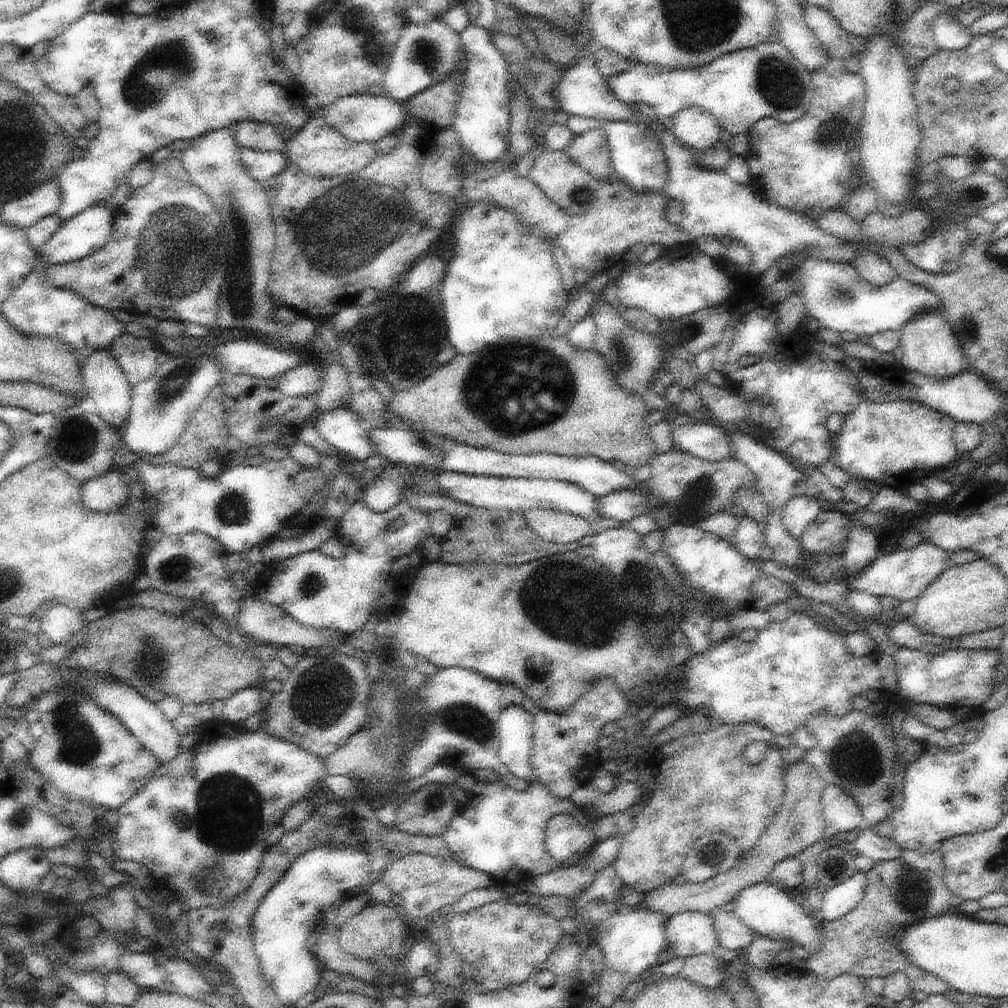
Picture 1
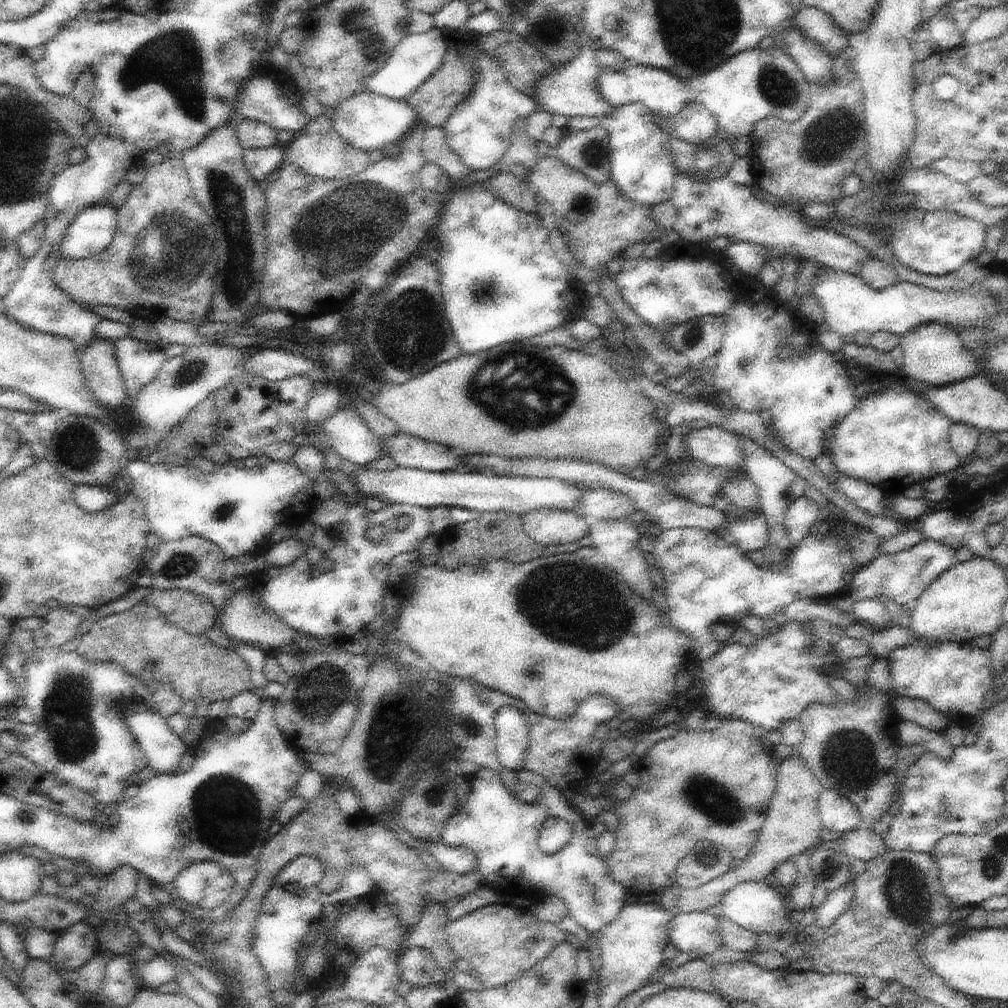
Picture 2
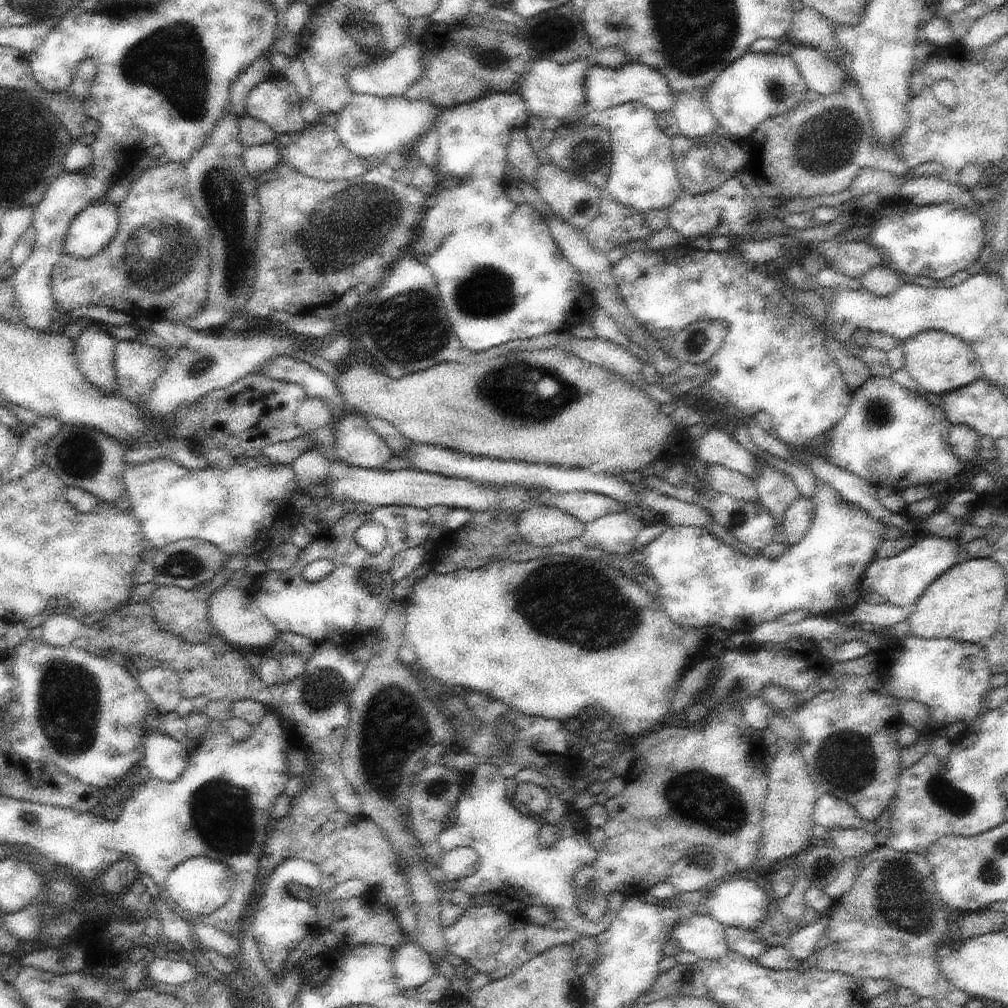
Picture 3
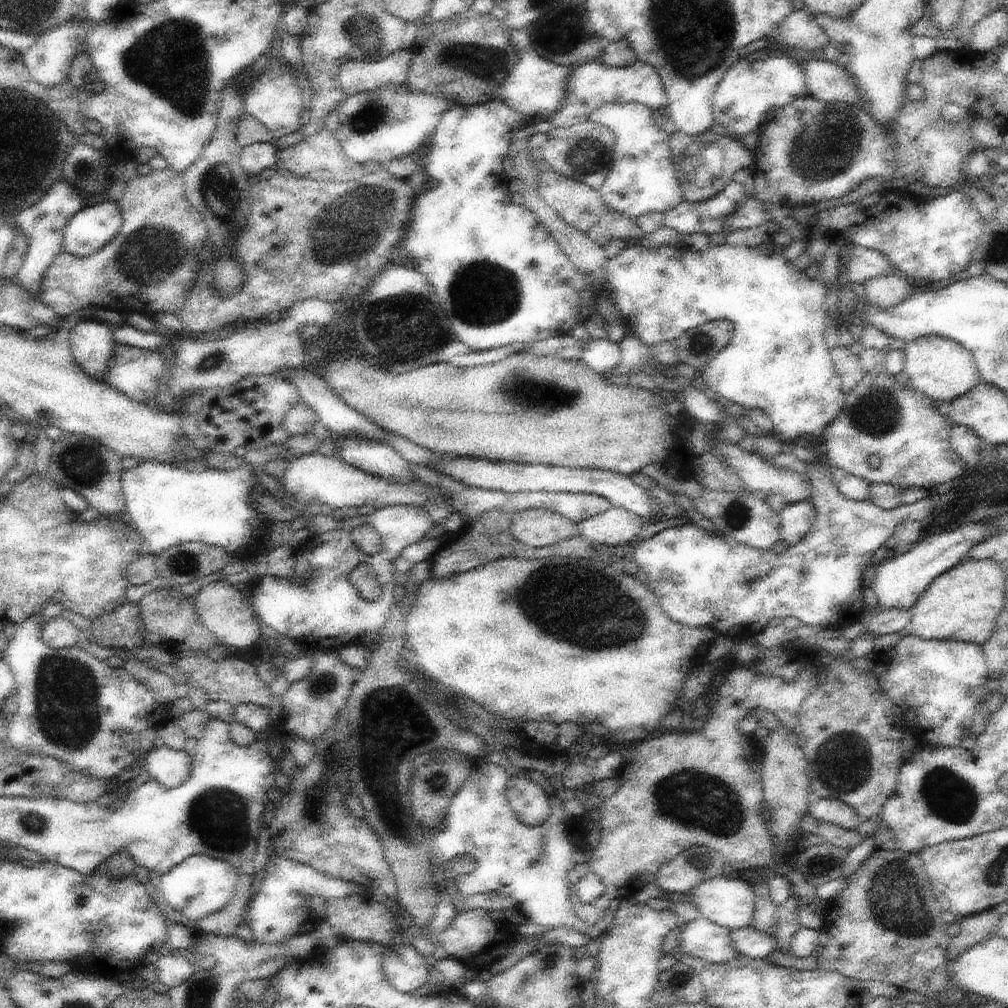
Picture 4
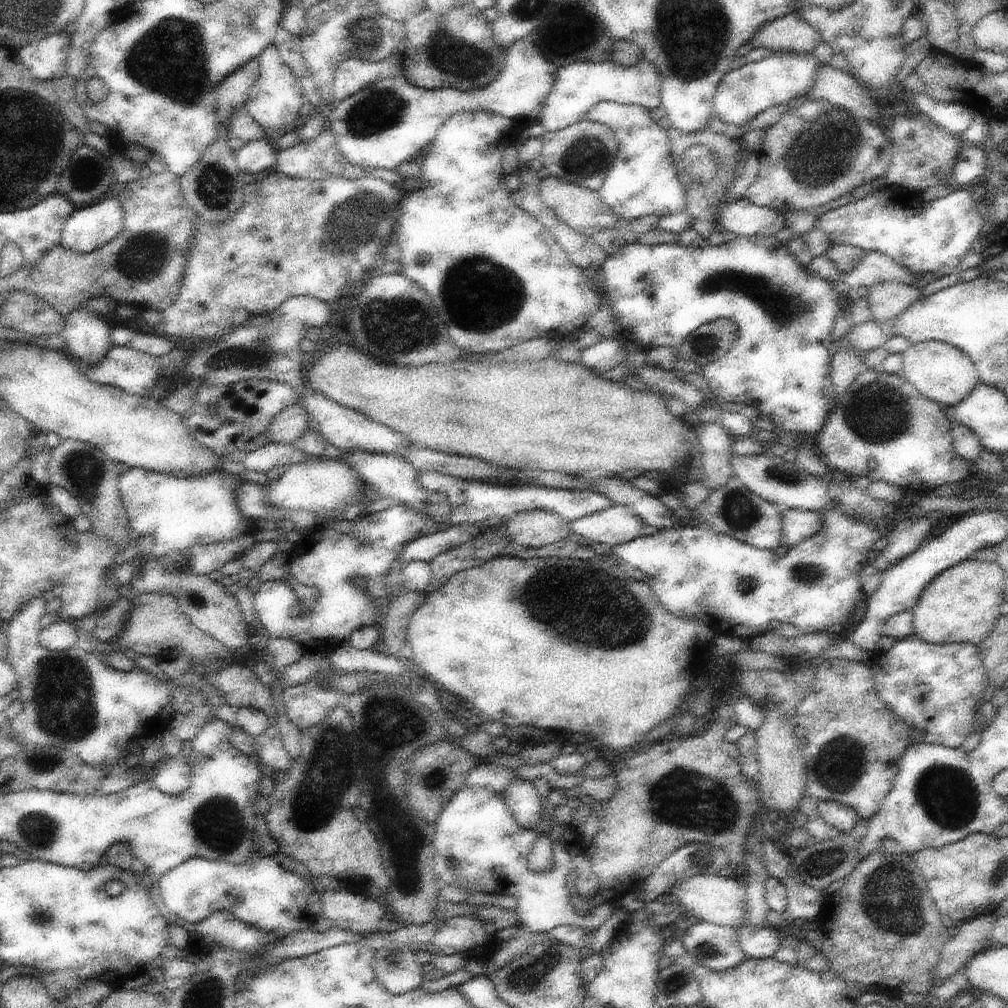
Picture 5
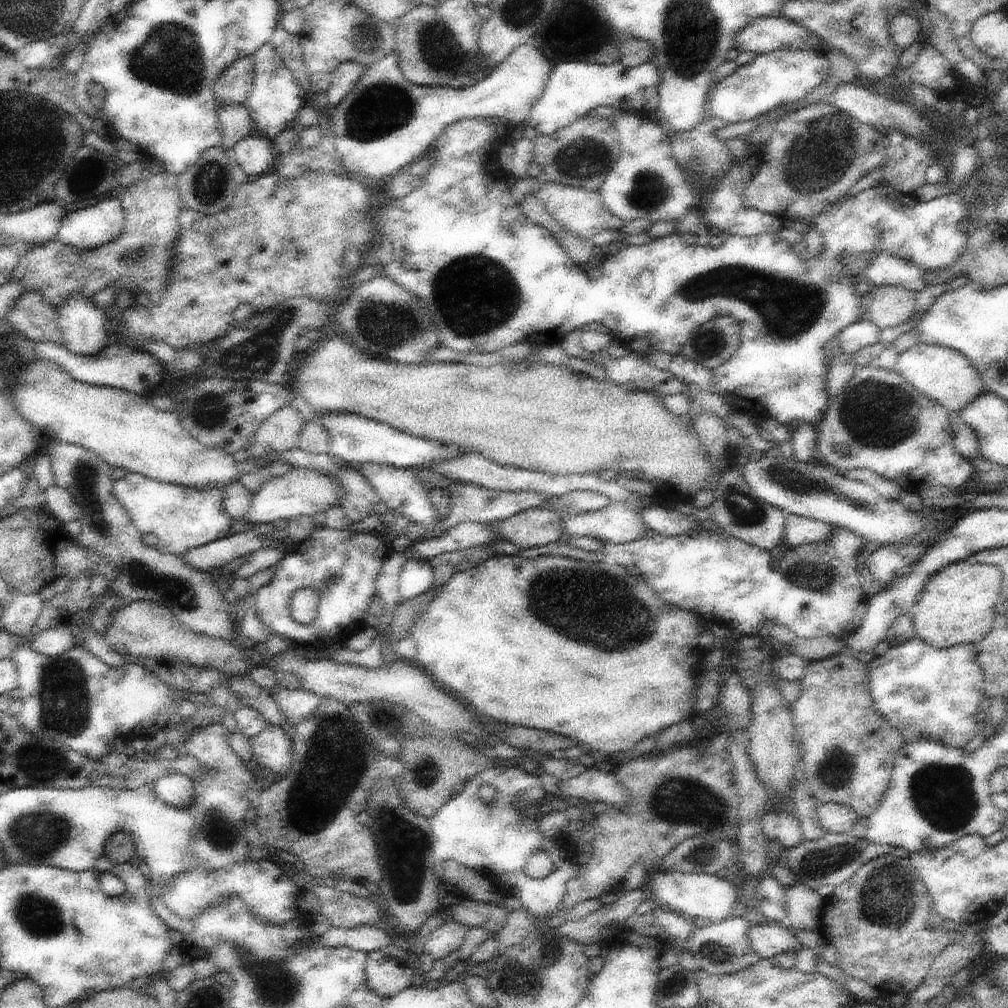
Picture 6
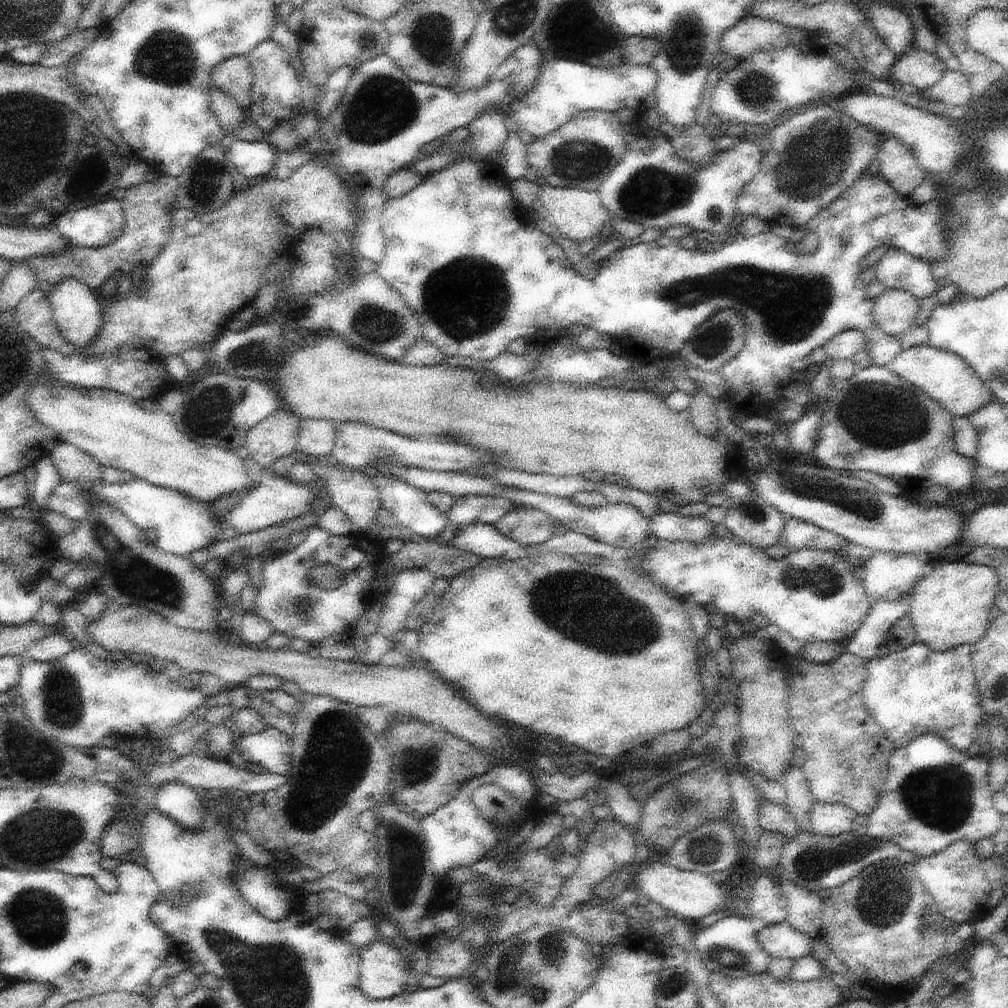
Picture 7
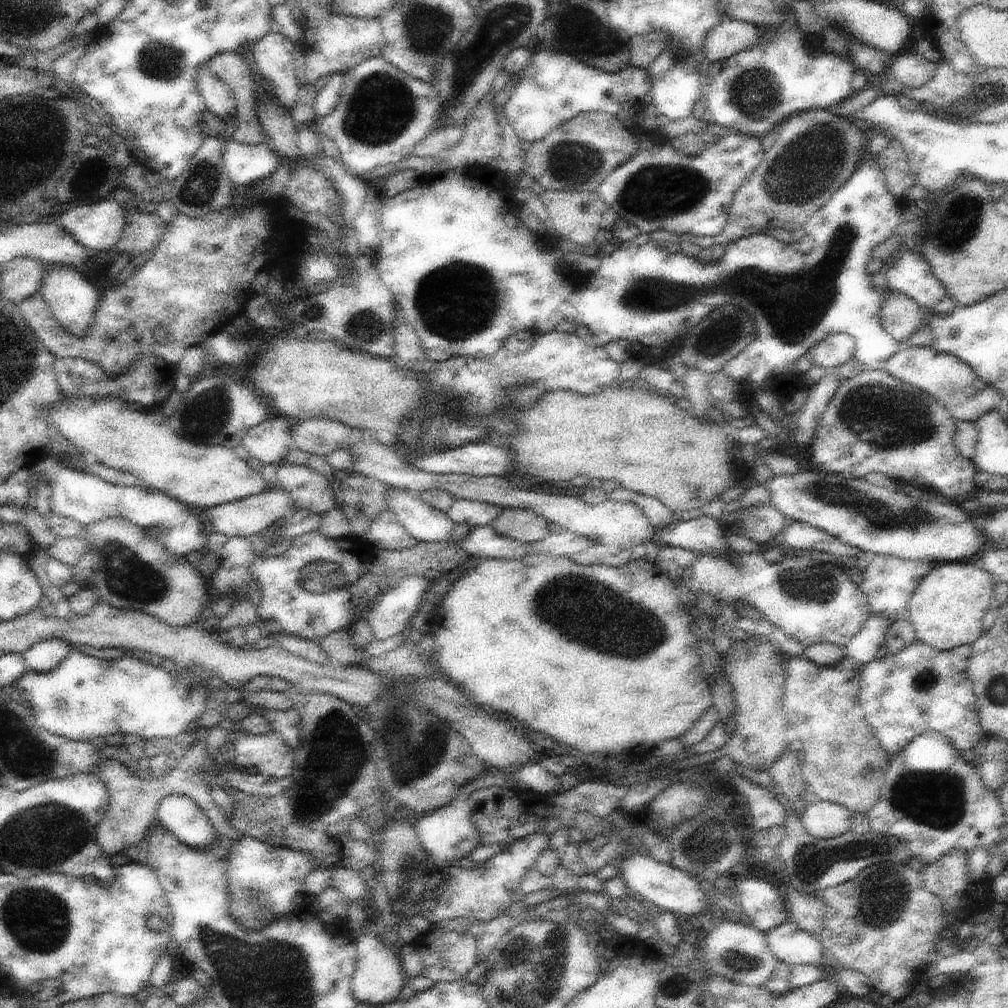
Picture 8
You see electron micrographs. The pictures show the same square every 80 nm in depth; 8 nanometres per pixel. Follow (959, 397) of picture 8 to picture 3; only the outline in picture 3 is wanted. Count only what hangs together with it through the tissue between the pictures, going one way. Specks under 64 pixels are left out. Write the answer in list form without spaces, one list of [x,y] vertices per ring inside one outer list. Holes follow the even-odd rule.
[[[928,330],[922,334],[916,334],[913,338],[903,342],[905,355],[905,369],[910,373],[918,386],[918,390],[925,393],[944,396],[954,390],[960,390],[964,386],[972,384],[983,377],[982,368],[978,358],[962,338],[948,334],[944,330]]]

